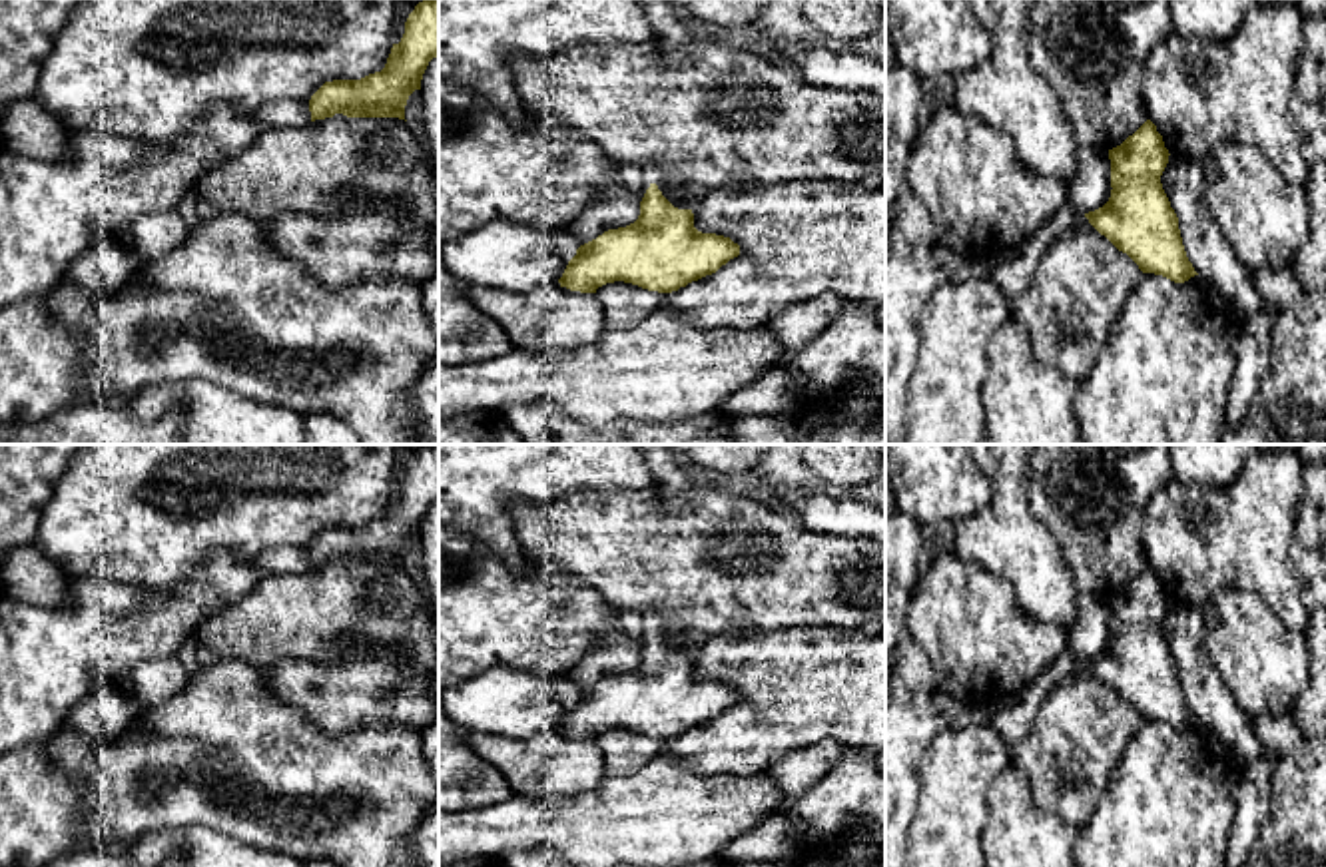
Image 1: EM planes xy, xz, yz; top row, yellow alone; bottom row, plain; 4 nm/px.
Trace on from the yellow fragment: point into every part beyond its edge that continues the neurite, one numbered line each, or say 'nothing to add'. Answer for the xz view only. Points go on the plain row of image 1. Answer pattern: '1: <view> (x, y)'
1: xz (651, 620)

